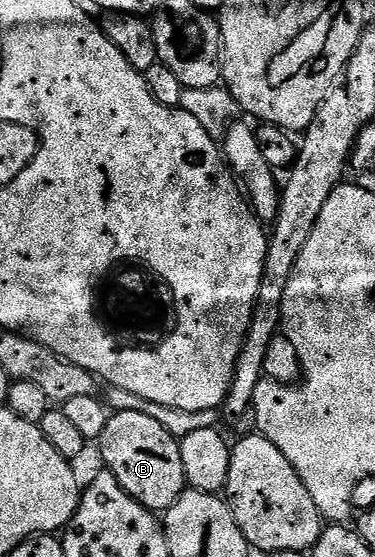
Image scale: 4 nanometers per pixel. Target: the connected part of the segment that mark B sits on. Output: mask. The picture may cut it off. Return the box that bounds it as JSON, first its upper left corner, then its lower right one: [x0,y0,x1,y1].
[96,410,187,514]

